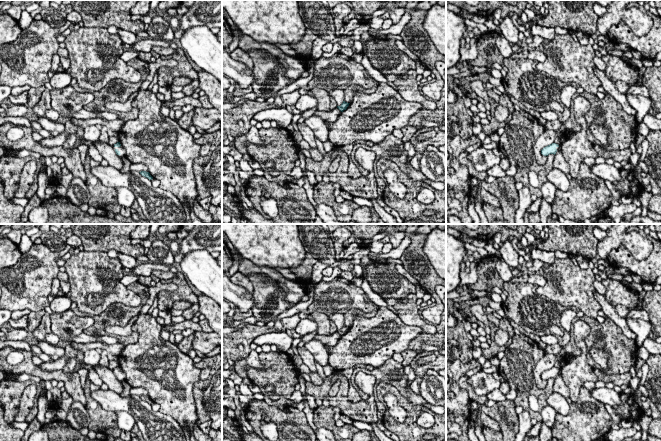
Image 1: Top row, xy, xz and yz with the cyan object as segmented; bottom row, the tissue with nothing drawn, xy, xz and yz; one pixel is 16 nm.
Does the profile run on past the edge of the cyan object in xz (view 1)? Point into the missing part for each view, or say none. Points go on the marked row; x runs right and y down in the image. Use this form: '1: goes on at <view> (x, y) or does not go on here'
1: does not go on here

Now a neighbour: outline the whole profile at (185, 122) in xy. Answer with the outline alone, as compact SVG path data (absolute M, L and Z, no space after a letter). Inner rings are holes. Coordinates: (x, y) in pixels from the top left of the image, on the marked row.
M194 110L184 113L182 117L177 121L178 125L185 130L188 130L192 125L192 118L194 115Z

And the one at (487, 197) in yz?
M481 186L479 187L479 195L483 202L488 203L494 207L501 207L499 199Z

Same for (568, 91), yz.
M566 85L562 88L560 93L561 102L570 109L571 99L577 93L577 88L572 85Z

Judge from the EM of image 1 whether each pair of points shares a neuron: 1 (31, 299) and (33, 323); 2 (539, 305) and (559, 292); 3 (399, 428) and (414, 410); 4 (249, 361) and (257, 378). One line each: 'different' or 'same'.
1: different
2: different
3: same
4: different

